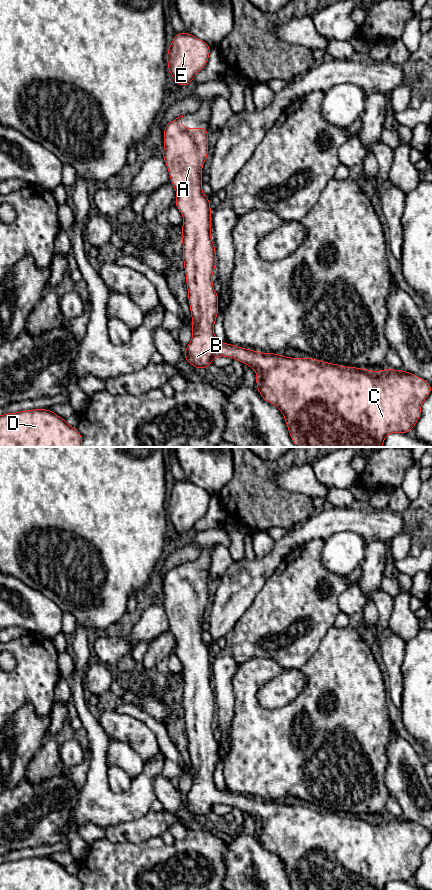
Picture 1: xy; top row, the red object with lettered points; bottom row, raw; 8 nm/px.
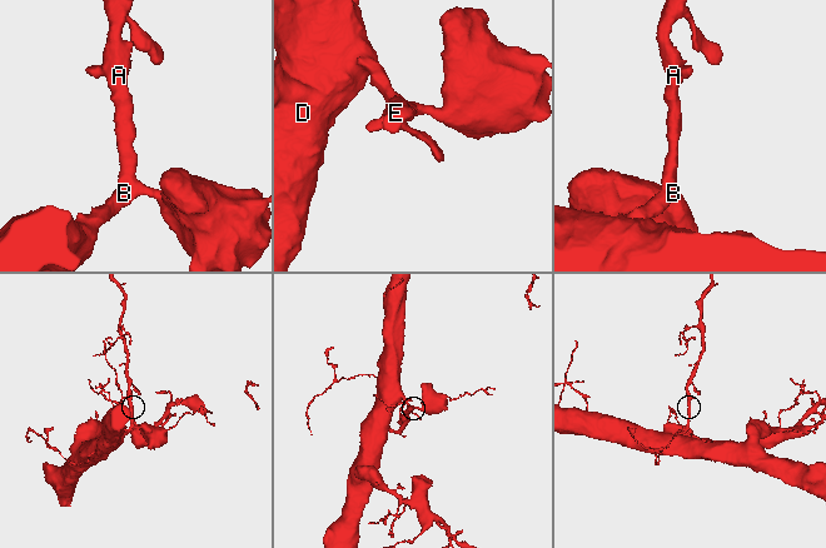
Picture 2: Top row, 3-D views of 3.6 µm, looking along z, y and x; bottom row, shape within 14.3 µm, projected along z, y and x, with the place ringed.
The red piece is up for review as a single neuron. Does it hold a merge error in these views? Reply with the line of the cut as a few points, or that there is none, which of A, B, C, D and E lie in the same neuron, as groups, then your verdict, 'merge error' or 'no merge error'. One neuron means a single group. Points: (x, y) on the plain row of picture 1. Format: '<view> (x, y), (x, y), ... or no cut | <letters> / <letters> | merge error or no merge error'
no cut | A B C D E | no merge error

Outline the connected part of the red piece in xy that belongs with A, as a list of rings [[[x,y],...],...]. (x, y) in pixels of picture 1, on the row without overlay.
[[[183,563],[168,570],[163,579],[164,597],[162,605],[166,611],[170,630],[176,638],[174,653],[183,664],[181,690],[182,706],[186,722],[188,749],[193,770],[192,787],[184,798],[185,808],[196,817],[207,817],[214,805],[230,805],[253,816],[257,822],[256,835],[262,846],[276,854],[283,862],[293,890],[384,890],[391,881],[403,881],[414,877],[421,865],[421,853],[430,843],[432,834],[425,827],[401,818],[387,816],[372,819],[358,815],[346,815],[323,810],[314,806],[292,806],[278,801],[262,801],[230,791],[221,791],[214,783],[214,772],[219,760],[219,743],[215,740],[212,721],[216,717],[216,697],[210,685],[212,660],[210,647],[202,640],[203,611],[208,605],[208,575],[184,576]]]

